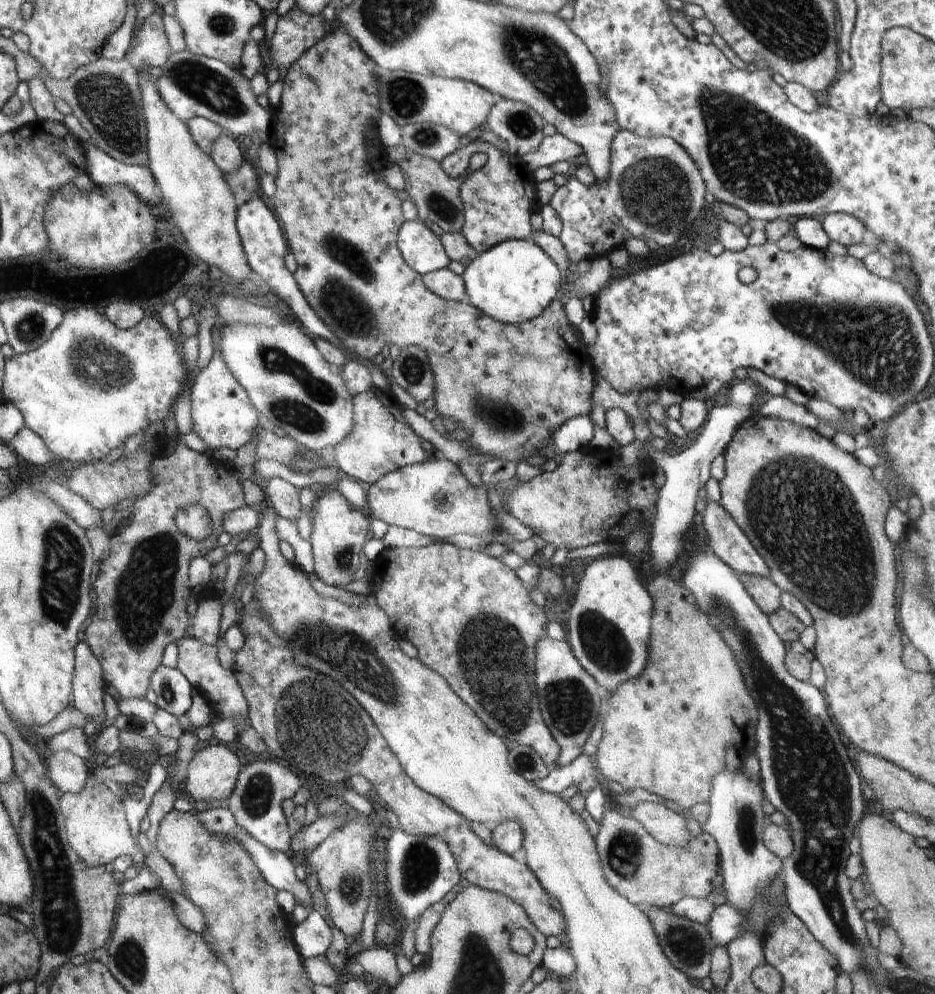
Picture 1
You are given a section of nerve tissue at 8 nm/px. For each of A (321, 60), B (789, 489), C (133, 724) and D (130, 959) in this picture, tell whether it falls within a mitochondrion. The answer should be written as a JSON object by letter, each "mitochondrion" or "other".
{"A":"other","B":"mitochondrion","C":"other","D":"mitochondrion"}

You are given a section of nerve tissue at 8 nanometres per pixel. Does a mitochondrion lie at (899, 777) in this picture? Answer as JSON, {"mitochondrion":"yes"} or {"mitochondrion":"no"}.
{"mitochondrion":"no"}

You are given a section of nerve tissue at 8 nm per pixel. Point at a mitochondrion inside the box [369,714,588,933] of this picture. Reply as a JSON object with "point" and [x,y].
{"point":[419,862]}

